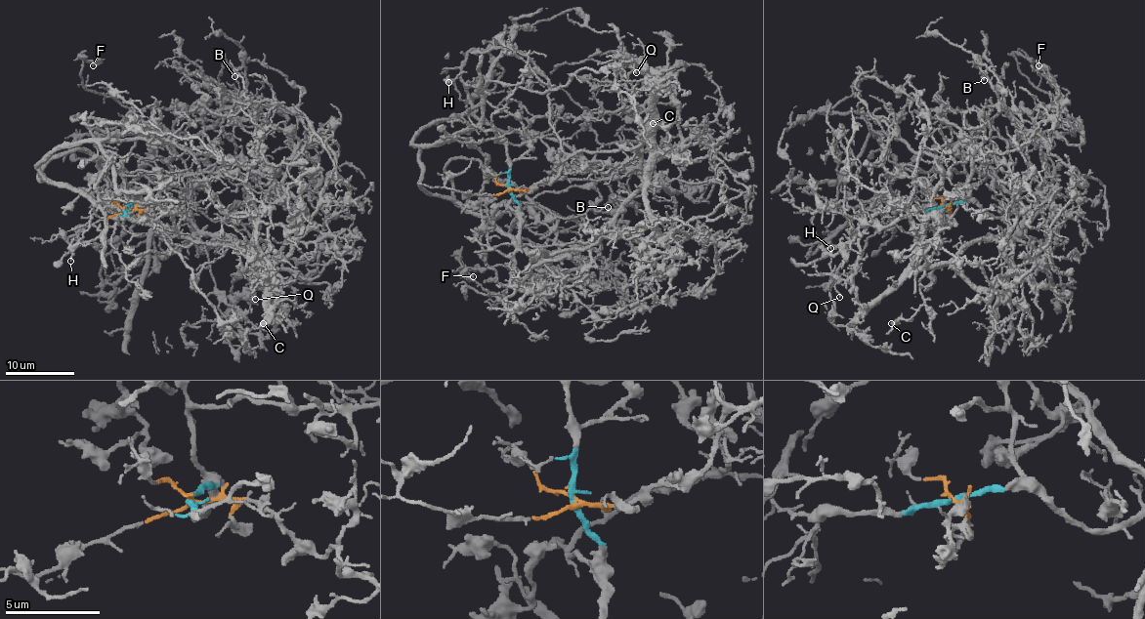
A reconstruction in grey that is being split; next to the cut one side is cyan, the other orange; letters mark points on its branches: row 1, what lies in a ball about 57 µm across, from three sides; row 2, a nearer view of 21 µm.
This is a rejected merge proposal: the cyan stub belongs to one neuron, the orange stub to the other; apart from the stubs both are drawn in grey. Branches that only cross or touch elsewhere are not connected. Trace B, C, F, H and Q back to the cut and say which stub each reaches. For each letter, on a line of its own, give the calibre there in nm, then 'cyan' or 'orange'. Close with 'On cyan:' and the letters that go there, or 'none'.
B: 130 nm thick; cyan
C: 140 nm thick; orange
F: 120 nm thick; cyan
H: 120 nm thick; cyan
Q: 120 nm thick; orange
On cyan: B, F, H

